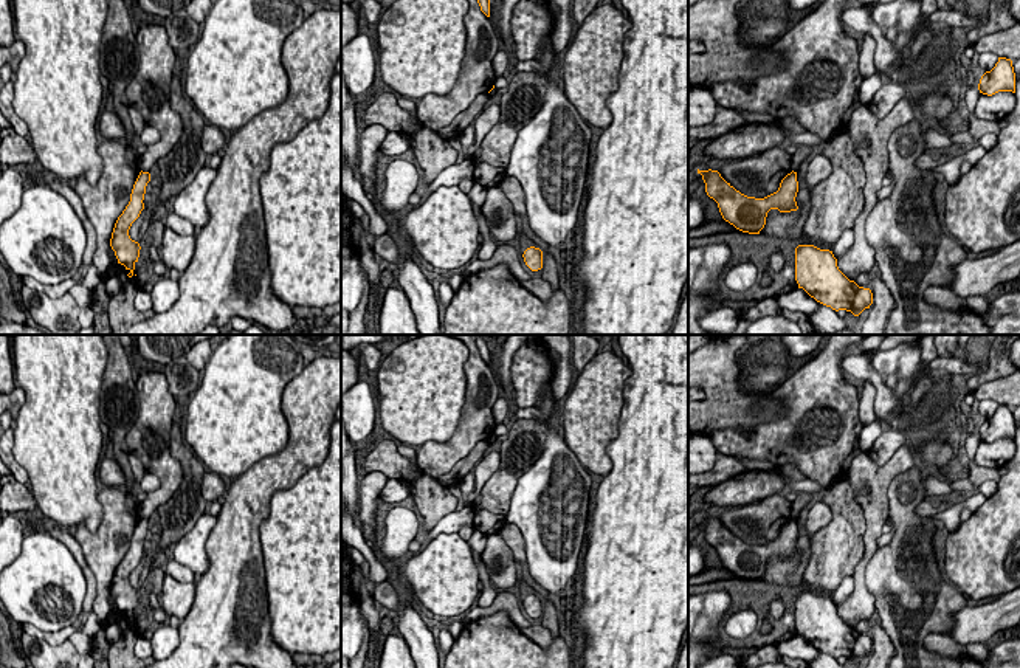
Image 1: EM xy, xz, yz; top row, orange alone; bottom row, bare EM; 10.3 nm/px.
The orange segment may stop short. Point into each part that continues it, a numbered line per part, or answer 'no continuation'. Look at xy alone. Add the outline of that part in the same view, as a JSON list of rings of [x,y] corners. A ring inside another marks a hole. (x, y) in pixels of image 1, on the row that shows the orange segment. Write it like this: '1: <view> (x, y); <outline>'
no continuation

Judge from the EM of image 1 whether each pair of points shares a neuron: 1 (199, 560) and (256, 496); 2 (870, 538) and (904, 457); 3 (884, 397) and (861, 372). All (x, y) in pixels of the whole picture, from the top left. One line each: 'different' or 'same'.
1: different
2: same
3: same

